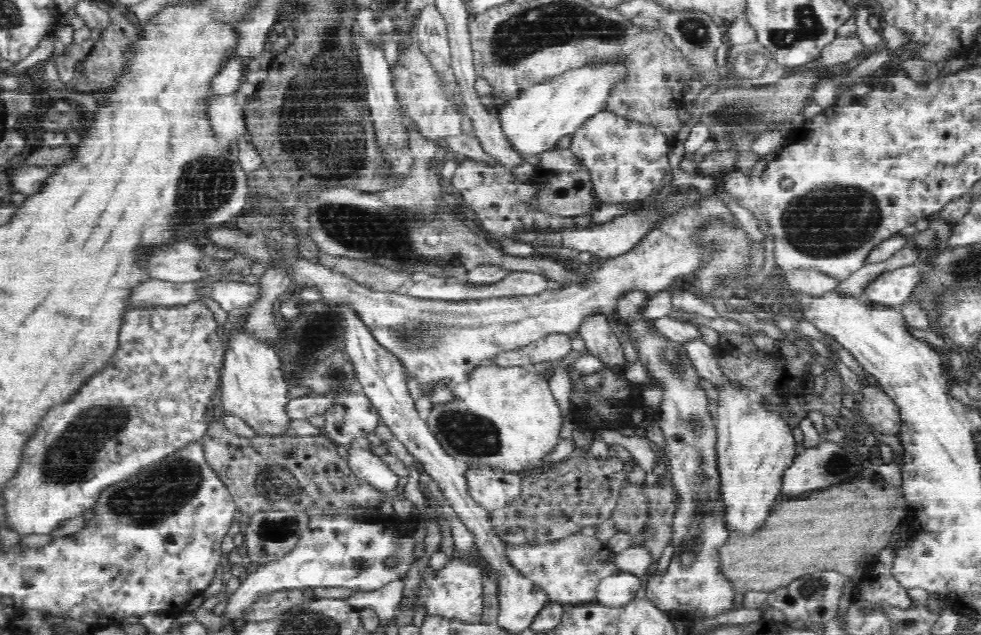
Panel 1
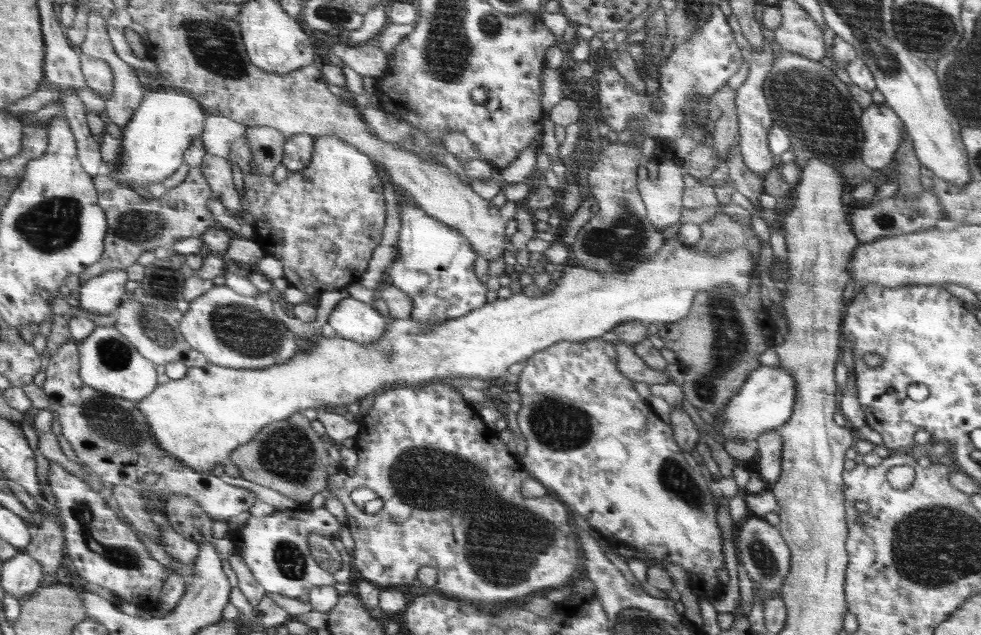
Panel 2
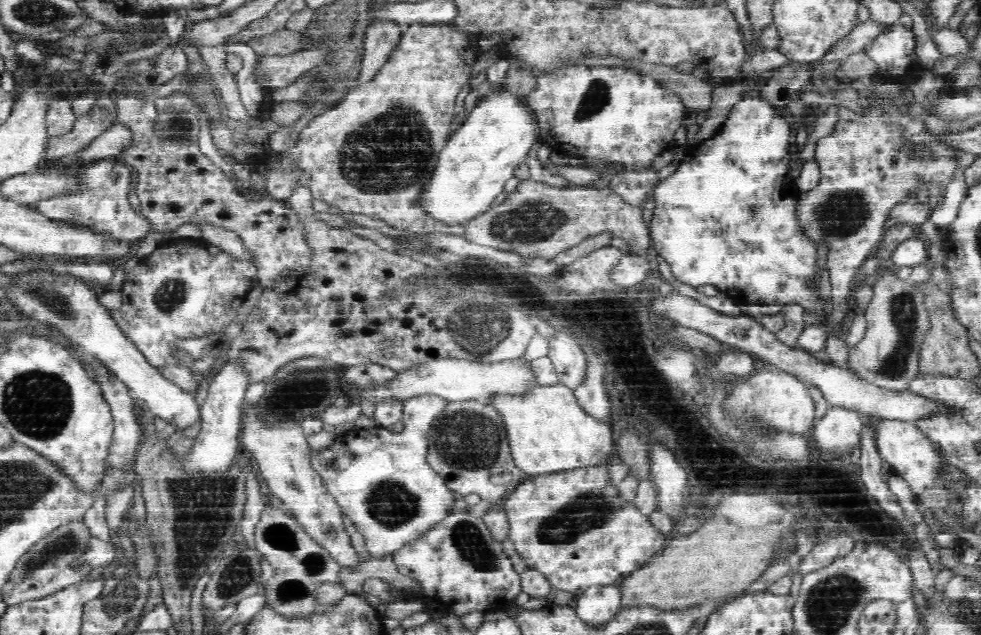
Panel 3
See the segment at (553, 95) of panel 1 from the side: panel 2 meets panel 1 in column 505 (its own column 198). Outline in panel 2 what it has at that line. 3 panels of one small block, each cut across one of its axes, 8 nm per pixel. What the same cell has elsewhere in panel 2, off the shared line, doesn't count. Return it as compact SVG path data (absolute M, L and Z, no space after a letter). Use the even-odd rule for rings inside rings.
M175 87L148 92L141 107L136 110L132 121L124 129L124 153L122 165L112 176L128 188L146 188L154 182L168 180L174 172L186 164L185 154L194 145L196 139L204 136L208 113L204 106L184 89ZM138 184L138 186L134 186Z

